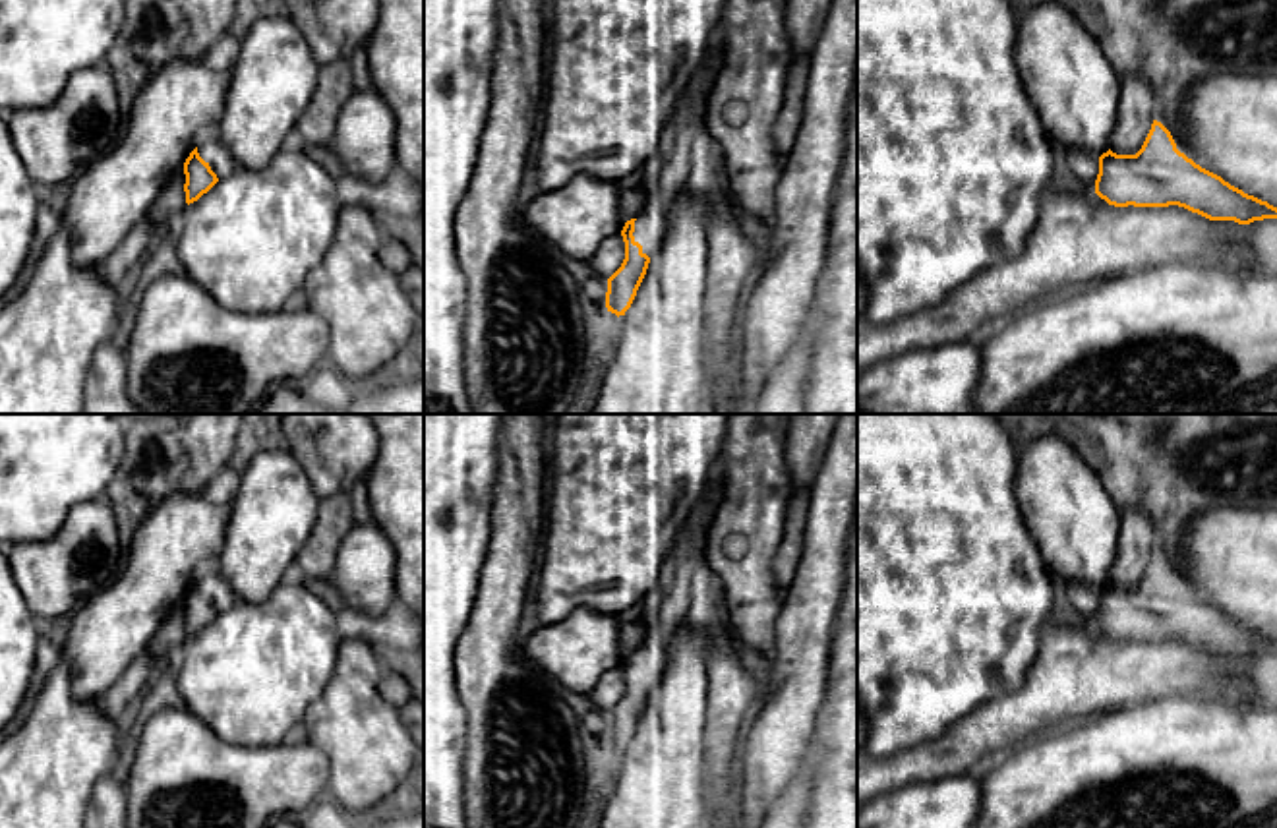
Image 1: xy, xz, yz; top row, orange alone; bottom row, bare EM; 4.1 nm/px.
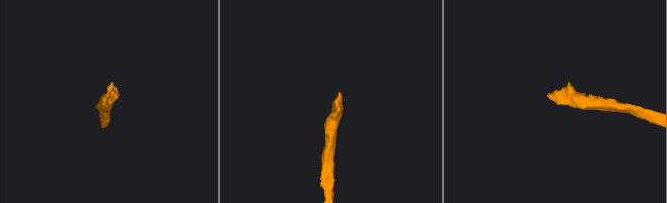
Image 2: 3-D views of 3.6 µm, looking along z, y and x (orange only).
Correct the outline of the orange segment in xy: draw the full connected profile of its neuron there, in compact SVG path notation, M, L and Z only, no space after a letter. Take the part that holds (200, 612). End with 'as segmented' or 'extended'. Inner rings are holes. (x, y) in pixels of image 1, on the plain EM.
M209 567L184 596L186 636L190 638L197 635L219 613L228 611L236 602L238 598L228 582L215 571L215 567Z | extended

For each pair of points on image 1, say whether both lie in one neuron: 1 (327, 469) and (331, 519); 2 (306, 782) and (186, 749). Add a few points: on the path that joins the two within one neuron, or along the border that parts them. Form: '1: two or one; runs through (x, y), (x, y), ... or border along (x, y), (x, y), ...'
1: two; border along (347, 492), (322, 500)
2: one; runs through (277, 780), (235, 780), (229, 774), (215, 774)

